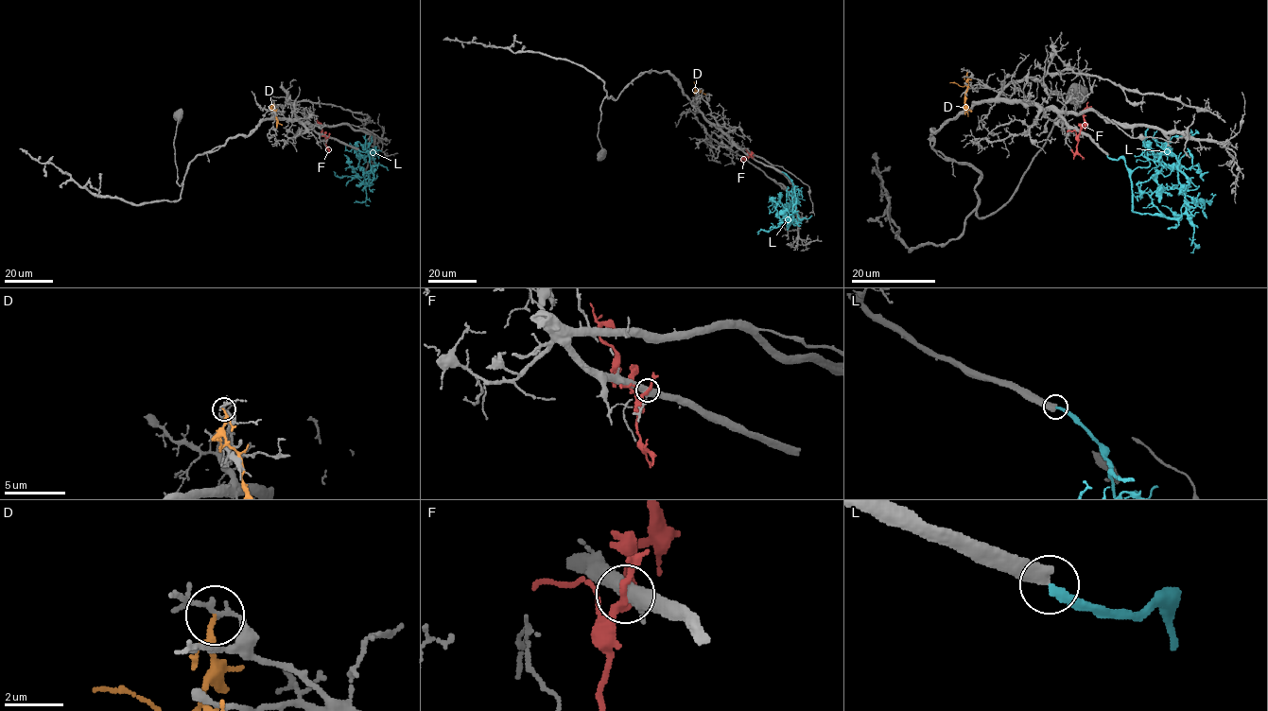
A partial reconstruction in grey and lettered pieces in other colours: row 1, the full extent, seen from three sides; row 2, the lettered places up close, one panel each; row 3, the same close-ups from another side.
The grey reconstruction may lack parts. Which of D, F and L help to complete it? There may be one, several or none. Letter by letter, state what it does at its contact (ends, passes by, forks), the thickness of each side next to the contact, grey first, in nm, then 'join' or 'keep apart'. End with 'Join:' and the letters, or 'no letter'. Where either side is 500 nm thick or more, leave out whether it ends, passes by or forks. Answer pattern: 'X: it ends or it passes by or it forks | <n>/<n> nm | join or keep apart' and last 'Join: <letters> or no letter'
D: it passes by | 120/140 nm | keep apart
F: 500/180 nm | keep apart
L: 500/240 nm | keep apart
Join: no letter

